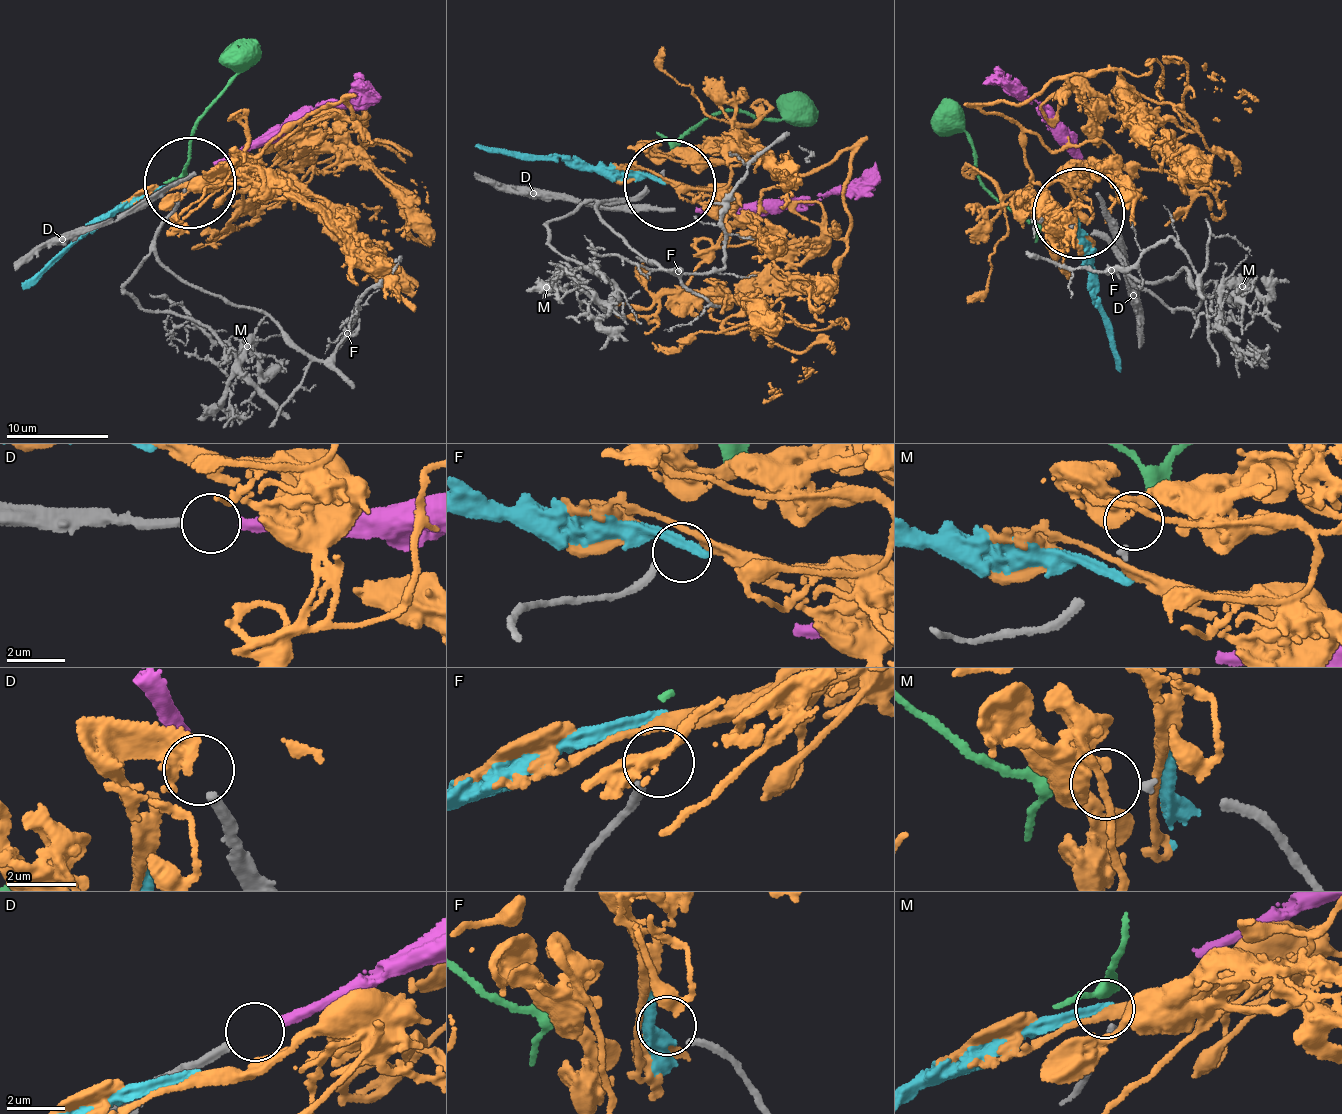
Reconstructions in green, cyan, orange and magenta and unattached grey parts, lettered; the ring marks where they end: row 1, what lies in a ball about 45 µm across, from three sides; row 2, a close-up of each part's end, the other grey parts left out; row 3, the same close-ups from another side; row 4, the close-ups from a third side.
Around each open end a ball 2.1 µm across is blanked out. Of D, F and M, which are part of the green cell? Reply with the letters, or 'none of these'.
M

